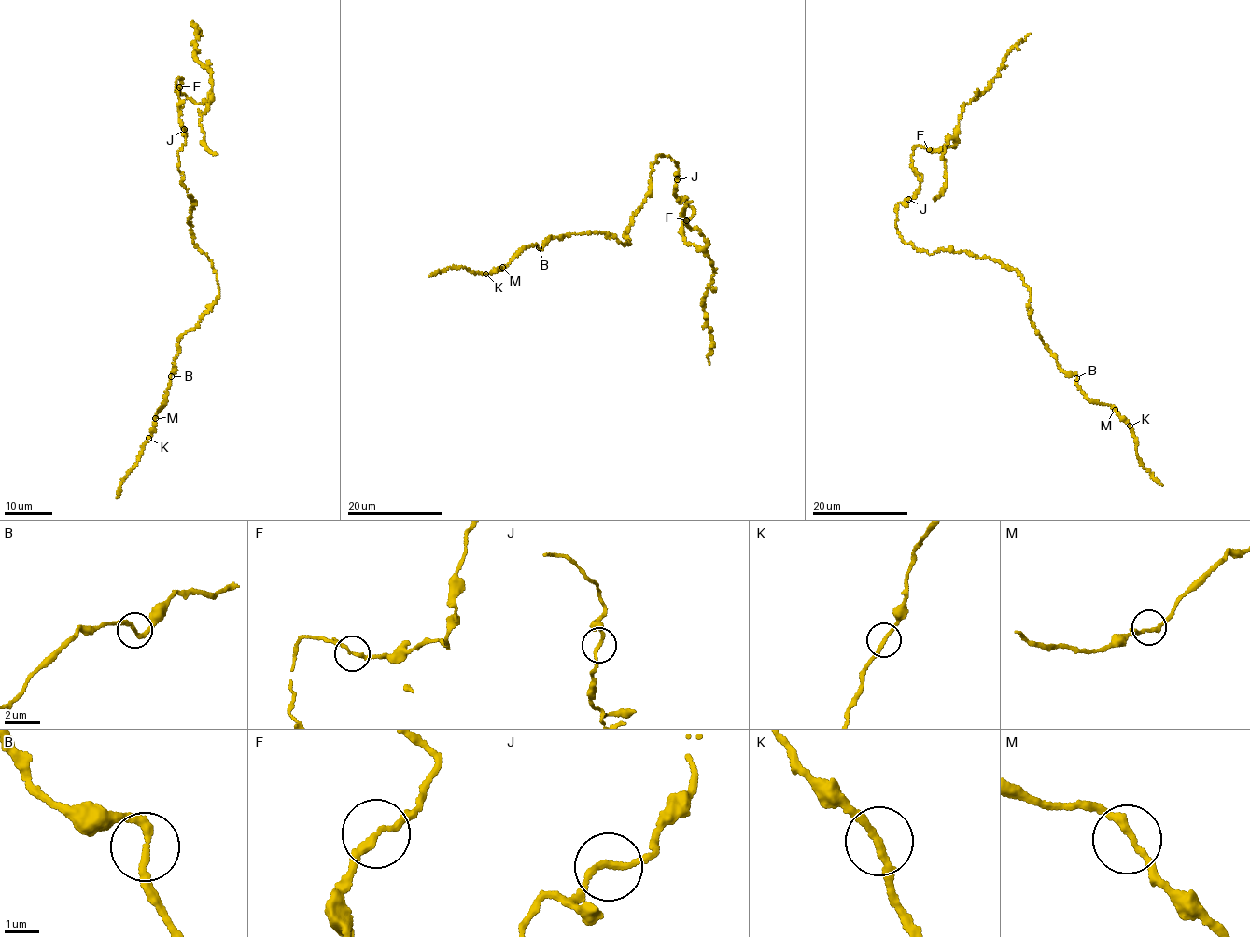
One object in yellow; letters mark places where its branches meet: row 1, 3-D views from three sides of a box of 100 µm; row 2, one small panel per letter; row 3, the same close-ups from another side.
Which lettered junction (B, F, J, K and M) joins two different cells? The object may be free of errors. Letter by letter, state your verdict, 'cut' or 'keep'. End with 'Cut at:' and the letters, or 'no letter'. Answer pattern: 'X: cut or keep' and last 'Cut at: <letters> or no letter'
B: keep
F: keep
J: keep
K: keep
M: keep
Cut at: no letter

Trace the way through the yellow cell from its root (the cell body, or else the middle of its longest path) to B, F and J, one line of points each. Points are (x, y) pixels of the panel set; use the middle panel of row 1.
B: (651, 180), (649, 194), (624, 234), (629, 244), (597, 230), (554, 236), (539, 247)
F: (651, 180), (656, 156), (666, 155), (674, 160), (679, 170), (675, 196), (686, 198), (695, 209), (686, 220)
J: (651, 180), (655, 157), (664, 155), (678, 165), (677, 179)

